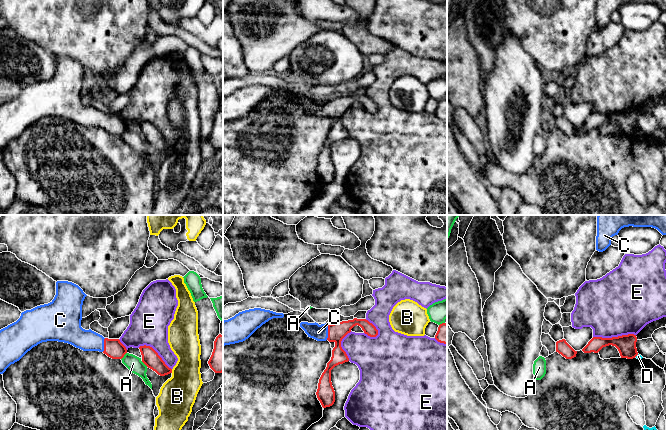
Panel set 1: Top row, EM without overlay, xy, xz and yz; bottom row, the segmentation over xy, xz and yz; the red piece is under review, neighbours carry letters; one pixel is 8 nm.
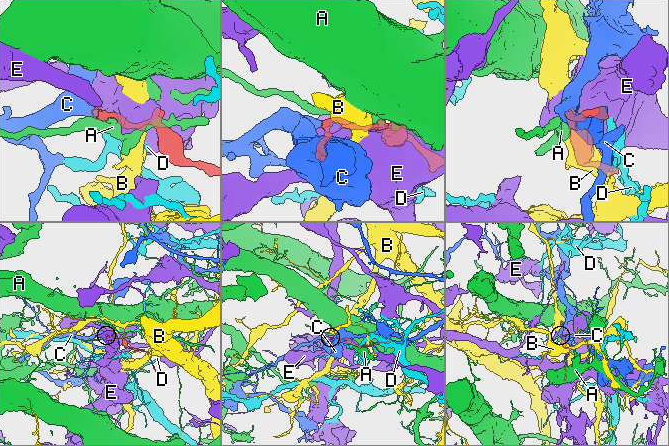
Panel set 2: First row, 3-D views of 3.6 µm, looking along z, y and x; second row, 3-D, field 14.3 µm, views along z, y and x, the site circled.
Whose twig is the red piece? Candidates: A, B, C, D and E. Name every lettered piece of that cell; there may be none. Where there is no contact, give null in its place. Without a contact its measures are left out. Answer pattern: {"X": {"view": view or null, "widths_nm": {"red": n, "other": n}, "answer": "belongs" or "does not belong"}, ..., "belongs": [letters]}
{"A": {"view": "xy", "widths_nm": {"red": 160, "other": 120}, "answer": "does not belong"}, "B": {"view": "xy", "widths_nm": {"red": 140, "other": 300}, "answer": "does not belong"}, "C": {"view": "xz", "widths_nm": {"red": 140, "other": 130}, "answer": "belongs"}, "D": {"view": "yz", "widths_nm": {"red": 160, "other": 40}, "answer": "does not belong"}, "E": {"view": "yz", "widths_nm": {"red": 160, "other": 480}, "answer": "does not belong"}, "belongs": ["C"]}

